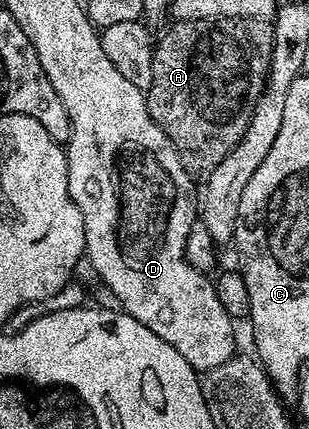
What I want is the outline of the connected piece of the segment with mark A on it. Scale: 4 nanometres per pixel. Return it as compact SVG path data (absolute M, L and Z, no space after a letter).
M210 18L172 21L158 35L153 52L153 84L145 91L149 116L169 136L181 164L192 176L205 176L245 136L251 109L267 85L267 69L273 52L274 25L256 18Z

